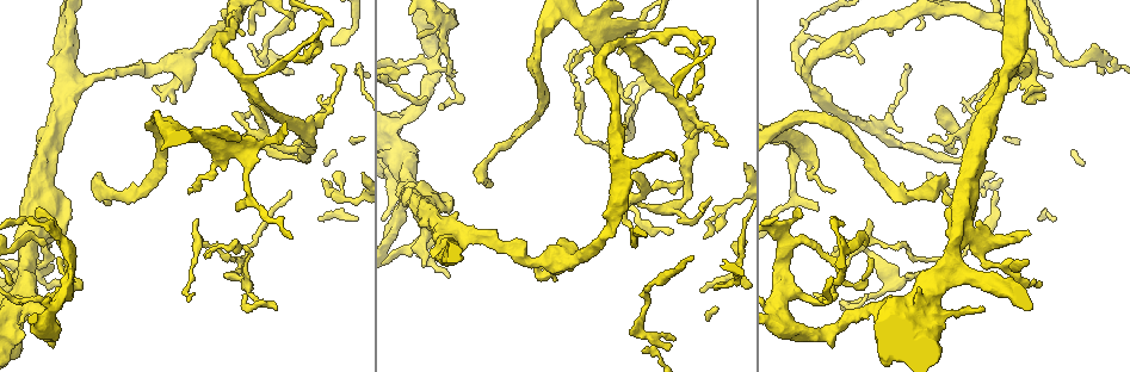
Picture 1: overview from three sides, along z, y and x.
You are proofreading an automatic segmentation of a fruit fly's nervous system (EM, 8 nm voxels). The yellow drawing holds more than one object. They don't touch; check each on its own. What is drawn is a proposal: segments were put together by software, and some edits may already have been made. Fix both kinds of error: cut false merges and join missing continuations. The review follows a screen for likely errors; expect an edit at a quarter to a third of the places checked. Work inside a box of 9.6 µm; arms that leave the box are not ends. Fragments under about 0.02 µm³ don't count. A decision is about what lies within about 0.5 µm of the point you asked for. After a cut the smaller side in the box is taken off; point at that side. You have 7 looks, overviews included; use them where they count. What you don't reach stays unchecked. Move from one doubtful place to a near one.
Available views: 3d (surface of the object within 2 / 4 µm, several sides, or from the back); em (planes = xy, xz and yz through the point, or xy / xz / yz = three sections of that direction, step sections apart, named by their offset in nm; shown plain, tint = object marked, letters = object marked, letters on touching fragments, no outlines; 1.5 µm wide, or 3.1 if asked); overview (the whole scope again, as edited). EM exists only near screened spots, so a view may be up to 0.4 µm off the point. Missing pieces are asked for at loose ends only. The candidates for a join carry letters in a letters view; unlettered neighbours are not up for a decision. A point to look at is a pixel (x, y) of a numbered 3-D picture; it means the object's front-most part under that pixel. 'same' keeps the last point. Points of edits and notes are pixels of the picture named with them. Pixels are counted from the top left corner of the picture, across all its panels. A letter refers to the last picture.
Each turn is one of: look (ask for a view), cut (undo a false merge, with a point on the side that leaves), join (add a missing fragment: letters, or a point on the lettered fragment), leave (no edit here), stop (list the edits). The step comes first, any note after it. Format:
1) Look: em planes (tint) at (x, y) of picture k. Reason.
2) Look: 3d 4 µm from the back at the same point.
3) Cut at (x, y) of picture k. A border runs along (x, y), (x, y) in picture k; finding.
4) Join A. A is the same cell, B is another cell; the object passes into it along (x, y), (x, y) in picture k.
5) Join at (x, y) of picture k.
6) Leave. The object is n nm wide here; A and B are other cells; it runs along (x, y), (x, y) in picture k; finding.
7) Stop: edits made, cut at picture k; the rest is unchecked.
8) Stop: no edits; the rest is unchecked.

Look: 3d 2 µm at (992, 173) of picture 1. Tapers out.

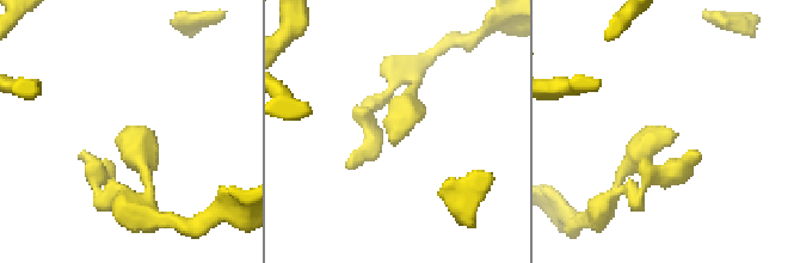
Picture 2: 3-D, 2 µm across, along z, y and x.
Look: em planes (letters) at (135, 130) of picture 2.

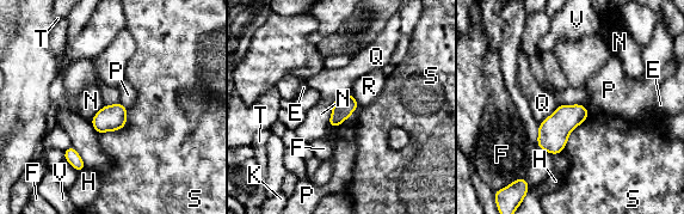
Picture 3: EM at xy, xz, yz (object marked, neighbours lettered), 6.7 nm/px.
Leave. The object is 150 nm wide here; E, F, H, K, N, P, Q, R, S, T and V are other cells; a border runs along (359, 103), (338, 127) in picture 3; none of them fits.

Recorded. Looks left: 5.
Look: 3d 4 µm at (423, 267) of picture 1.

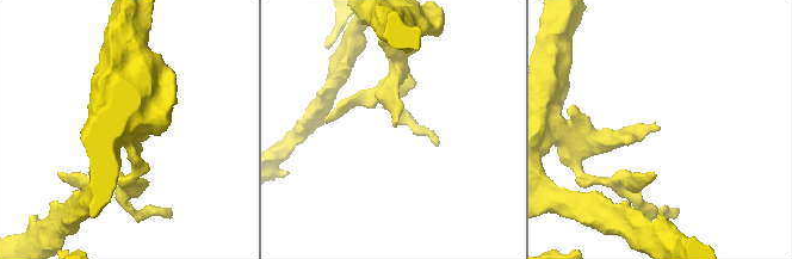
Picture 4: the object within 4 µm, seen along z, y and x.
Look: em xz step 4 (letters) at (394, 125) of picture 4.

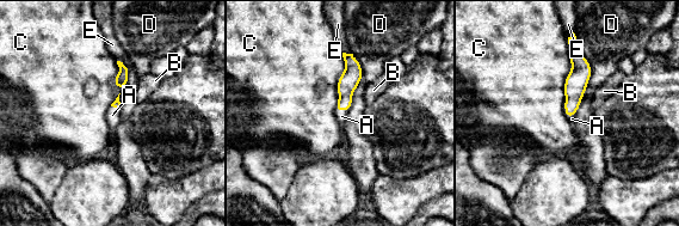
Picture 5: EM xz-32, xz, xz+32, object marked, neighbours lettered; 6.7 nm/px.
Look: em planes (letters) at the same point. Another direction.

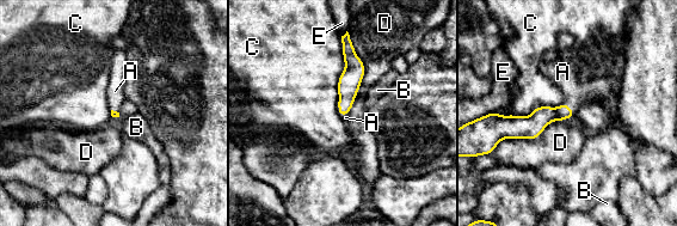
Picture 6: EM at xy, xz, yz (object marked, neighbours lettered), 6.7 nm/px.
Join A. A is the same cell, B, C, D and E are other cells; the object passes into it along (536, 122), (570, 108), (562, 72) in picture 6; the neuron continues.

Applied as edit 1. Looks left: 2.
Stop: edits made, join at picture 6; the rest is unchecked.

